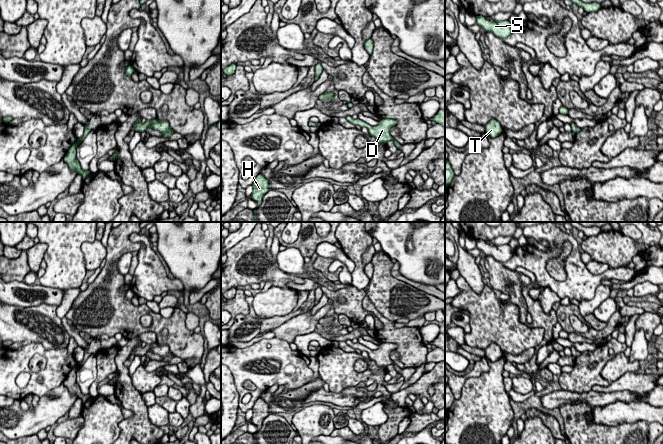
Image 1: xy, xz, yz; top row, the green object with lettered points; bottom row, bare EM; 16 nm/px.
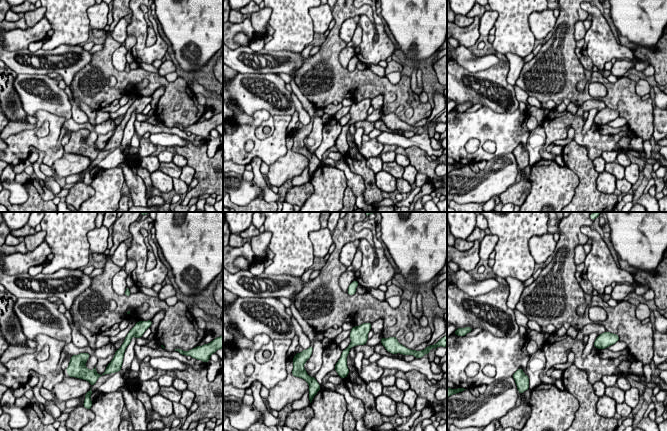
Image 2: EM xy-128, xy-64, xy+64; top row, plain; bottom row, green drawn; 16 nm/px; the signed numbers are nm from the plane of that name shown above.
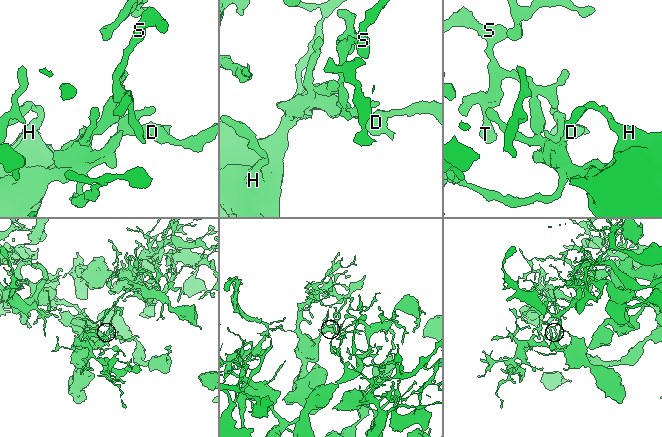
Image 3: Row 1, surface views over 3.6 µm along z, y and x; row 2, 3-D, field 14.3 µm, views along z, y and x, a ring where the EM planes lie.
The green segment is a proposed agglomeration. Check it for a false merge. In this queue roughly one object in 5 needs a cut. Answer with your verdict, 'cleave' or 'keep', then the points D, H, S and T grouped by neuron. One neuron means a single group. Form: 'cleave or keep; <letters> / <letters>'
keep; D H S T

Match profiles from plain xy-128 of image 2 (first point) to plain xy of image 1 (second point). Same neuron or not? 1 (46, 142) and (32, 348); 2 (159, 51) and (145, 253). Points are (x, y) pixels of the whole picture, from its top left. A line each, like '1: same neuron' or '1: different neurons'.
1: same neuron
2: same neuron

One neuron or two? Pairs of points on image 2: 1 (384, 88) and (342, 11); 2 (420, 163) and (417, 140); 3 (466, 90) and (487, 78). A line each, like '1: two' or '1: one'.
1: one
2: two
3: one

